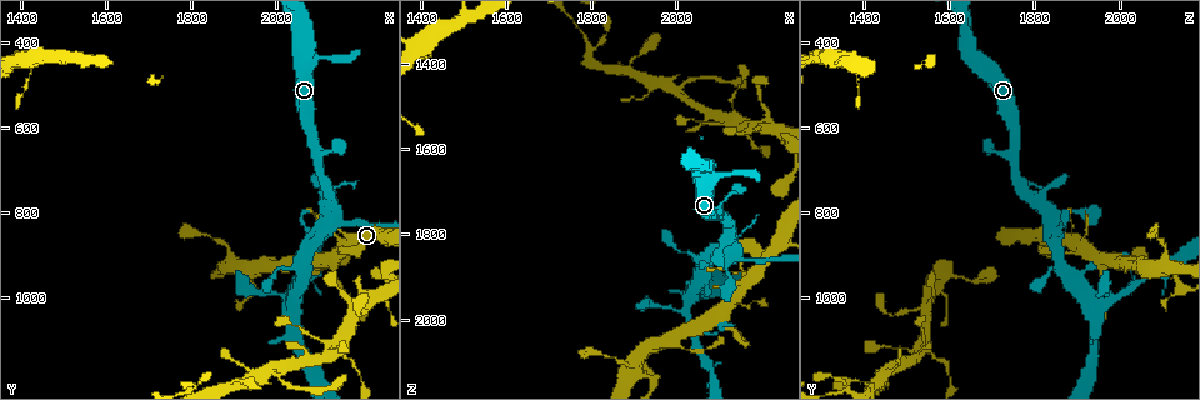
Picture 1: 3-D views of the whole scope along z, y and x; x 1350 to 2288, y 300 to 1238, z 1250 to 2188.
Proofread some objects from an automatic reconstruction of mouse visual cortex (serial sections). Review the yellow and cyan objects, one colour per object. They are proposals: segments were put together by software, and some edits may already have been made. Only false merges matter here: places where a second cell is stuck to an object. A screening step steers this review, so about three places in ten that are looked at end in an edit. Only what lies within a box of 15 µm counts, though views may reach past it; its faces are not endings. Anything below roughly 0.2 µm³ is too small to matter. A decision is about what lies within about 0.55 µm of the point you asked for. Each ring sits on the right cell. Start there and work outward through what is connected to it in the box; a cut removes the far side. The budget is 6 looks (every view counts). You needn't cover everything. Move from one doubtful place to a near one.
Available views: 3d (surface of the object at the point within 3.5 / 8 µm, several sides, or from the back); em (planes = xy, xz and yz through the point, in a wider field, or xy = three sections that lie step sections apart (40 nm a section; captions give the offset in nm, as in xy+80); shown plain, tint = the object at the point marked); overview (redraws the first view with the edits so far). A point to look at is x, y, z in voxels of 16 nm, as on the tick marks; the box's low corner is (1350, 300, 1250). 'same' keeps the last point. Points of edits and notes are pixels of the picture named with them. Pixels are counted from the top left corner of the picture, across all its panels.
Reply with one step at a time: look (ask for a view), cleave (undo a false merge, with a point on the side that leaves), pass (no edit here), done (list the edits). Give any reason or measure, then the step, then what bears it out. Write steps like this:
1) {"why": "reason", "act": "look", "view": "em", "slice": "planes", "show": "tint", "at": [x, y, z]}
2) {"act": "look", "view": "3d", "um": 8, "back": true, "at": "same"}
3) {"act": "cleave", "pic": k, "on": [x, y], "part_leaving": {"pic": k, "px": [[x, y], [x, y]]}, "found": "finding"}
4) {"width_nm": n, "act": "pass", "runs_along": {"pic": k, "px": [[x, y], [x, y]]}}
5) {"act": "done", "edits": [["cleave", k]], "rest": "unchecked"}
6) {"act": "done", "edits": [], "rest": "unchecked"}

{"why": "three arms meet", "act": "look", "view": "3d", "um": 8, "at": [2145, 820, 1855]}

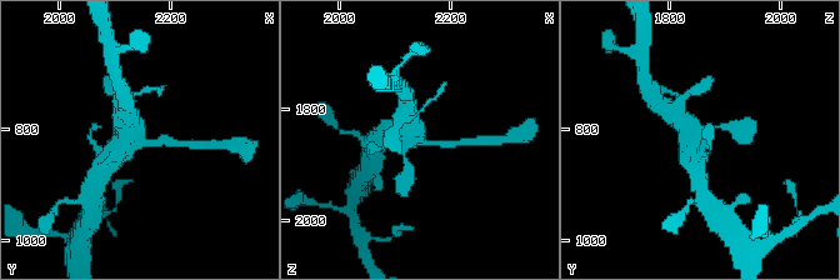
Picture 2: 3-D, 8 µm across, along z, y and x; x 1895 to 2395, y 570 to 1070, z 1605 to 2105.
{"act": "look", "view": "3d", "um": 3.5, "at": [2150, 820, 1860]}

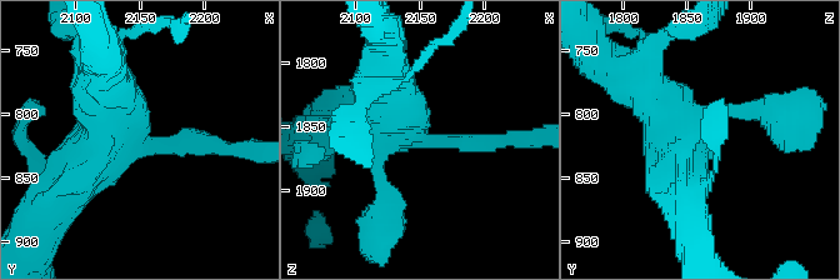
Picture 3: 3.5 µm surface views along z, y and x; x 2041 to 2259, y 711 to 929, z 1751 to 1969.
{"act": "look", "view": "em", "slice": "xy", "step": 5, "show": "tint", "at": [2148, 824, 1858]}

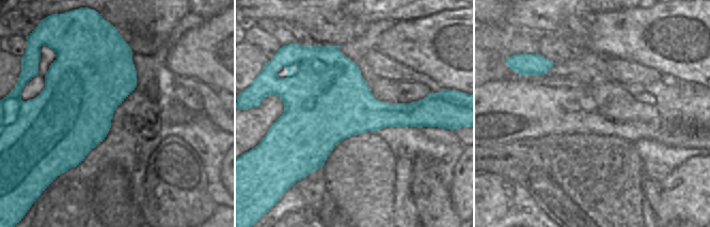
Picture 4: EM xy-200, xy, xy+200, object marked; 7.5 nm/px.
{"act": "pass", "runs_along": {"pic": 3, "px": [[624, 71], [685, 129], [681, 194]]}, "found": "continuous, no second cell"}

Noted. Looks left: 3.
{"why": "sharp bend", "act": "look", "view": "em", "slice": "xy", "step": 3, "show": "tint", "at": [1950, 970, 2140]}

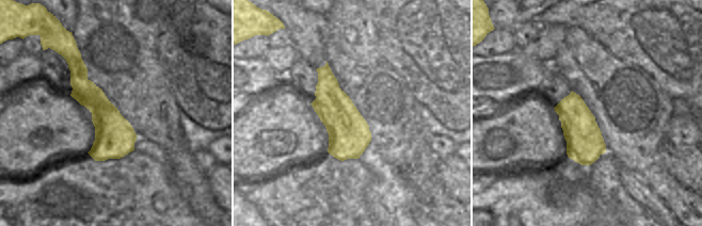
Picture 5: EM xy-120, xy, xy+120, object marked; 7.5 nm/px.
{"why": "wider look", "act": "look", "view": "3d", "um": 3.5, "at": "same"}

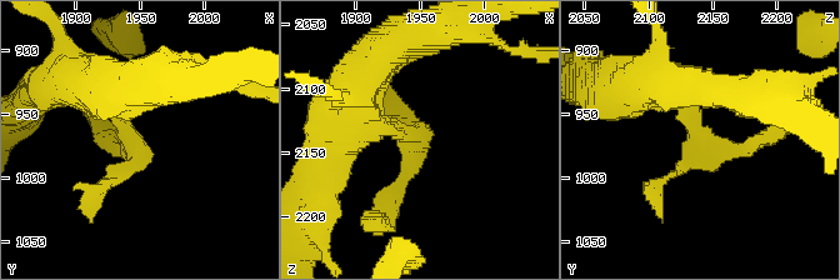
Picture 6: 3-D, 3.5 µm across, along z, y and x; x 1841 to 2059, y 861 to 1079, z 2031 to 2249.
{"act": "pass", "found": "continuous, no second cell"}

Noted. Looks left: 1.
{"act": "done", "edits": [], "rest": "unchecked"}

